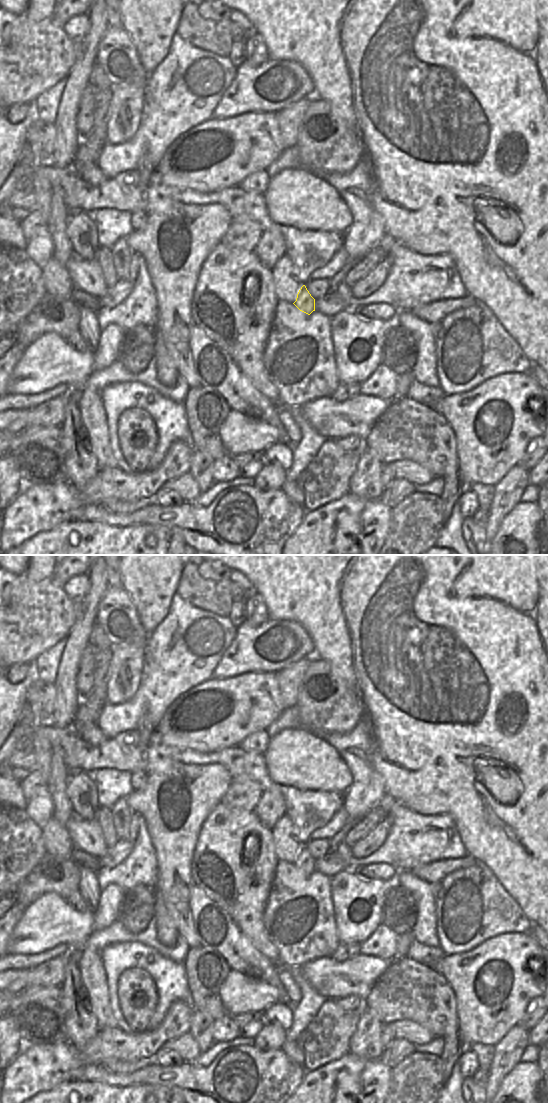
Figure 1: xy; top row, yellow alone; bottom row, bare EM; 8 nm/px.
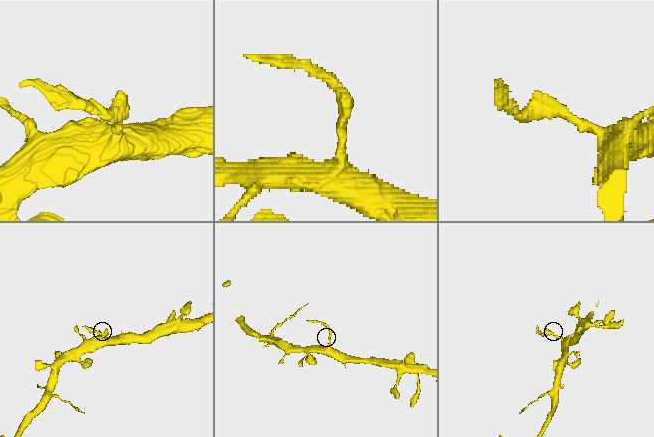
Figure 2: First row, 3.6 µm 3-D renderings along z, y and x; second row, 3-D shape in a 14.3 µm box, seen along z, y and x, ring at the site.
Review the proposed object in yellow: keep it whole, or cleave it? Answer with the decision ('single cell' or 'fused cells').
fused cells

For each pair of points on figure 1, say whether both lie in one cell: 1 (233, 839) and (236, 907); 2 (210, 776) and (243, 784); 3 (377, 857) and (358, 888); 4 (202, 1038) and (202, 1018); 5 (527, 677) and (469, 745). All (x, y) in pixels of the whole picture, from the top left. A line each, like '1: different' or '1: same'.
1: same
2: different
3: different
4: same
5: same

